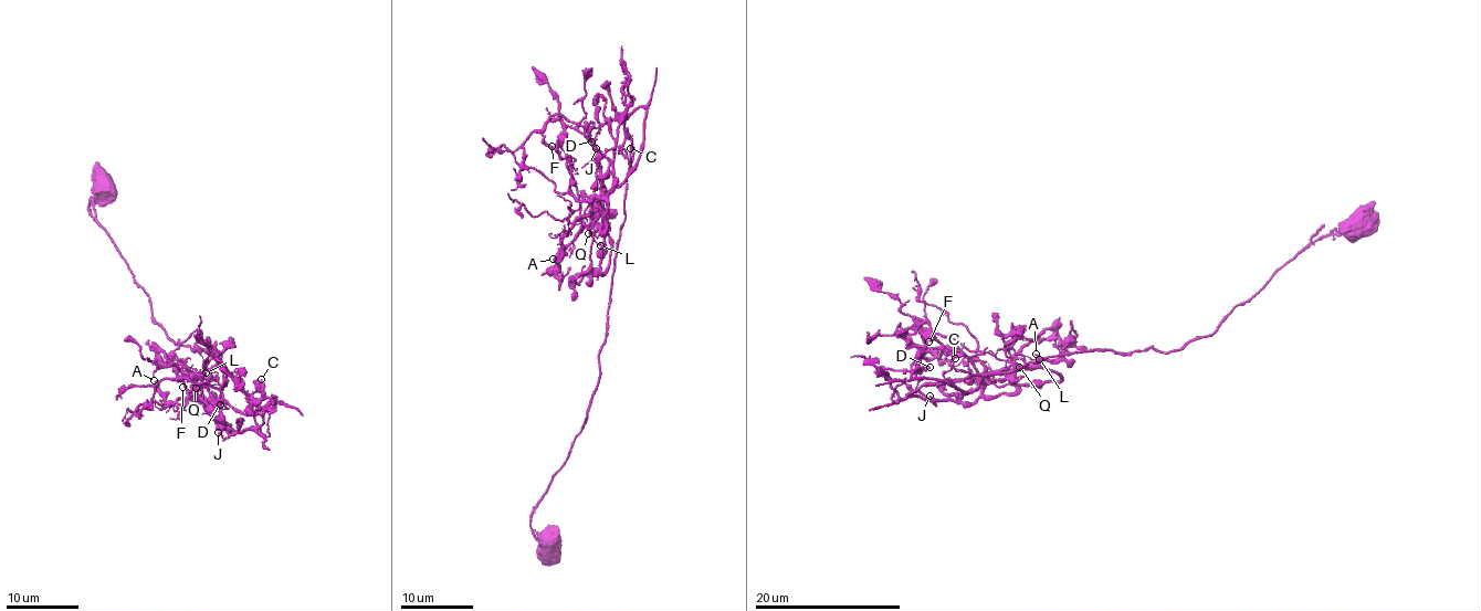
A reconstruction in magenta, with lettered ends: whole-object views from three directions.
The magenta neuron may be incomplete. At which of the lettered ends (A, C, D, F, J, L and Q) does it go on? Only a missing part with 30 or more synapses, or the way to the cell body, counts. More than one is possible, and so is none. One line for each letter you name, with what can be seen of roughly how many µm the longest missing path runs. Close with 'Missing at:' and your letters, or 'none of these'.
Missing at: none of these

